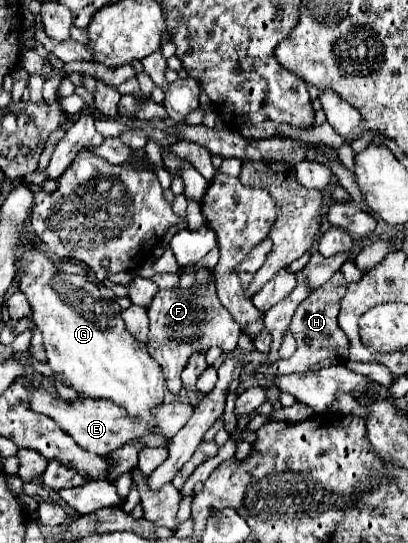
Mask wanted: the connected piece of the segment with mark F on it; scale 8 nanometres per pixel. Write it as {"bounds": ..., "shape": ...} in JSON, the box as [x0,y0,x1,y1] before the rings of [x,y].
{"bounds":[147,286,241,394],"shape":[[[177,286],[171,290],[159,290],[147,308],[151,320],[147,350],[163,368],[163,374],[167,378],[167,388],[173,394],[181,392],[183,388],[181,372],[193,354],[203,354],[213,346],[221,348],[221,352],[225,354],[237,348],[241,330],[235,318],[229,314],[229,310],[213,308],[215,300],[217,296],[213,286],[205,286],[205,290],[197,290],[195,286],[191,288]]]}

